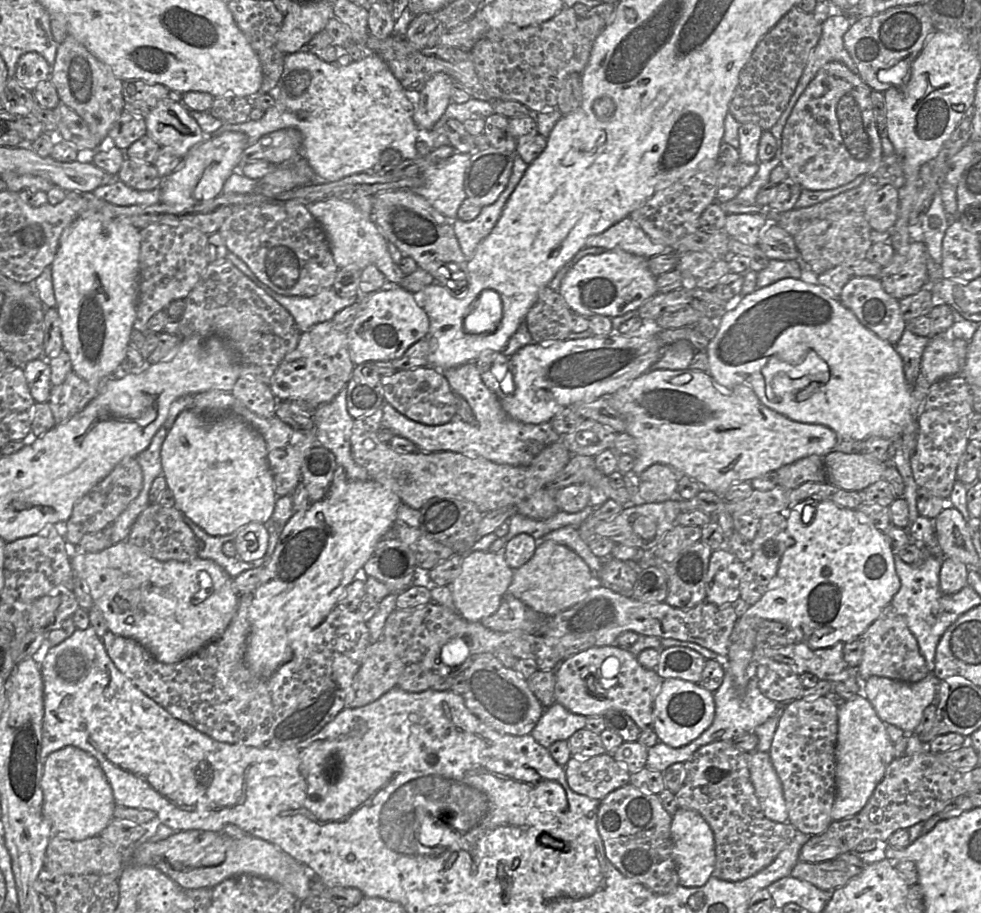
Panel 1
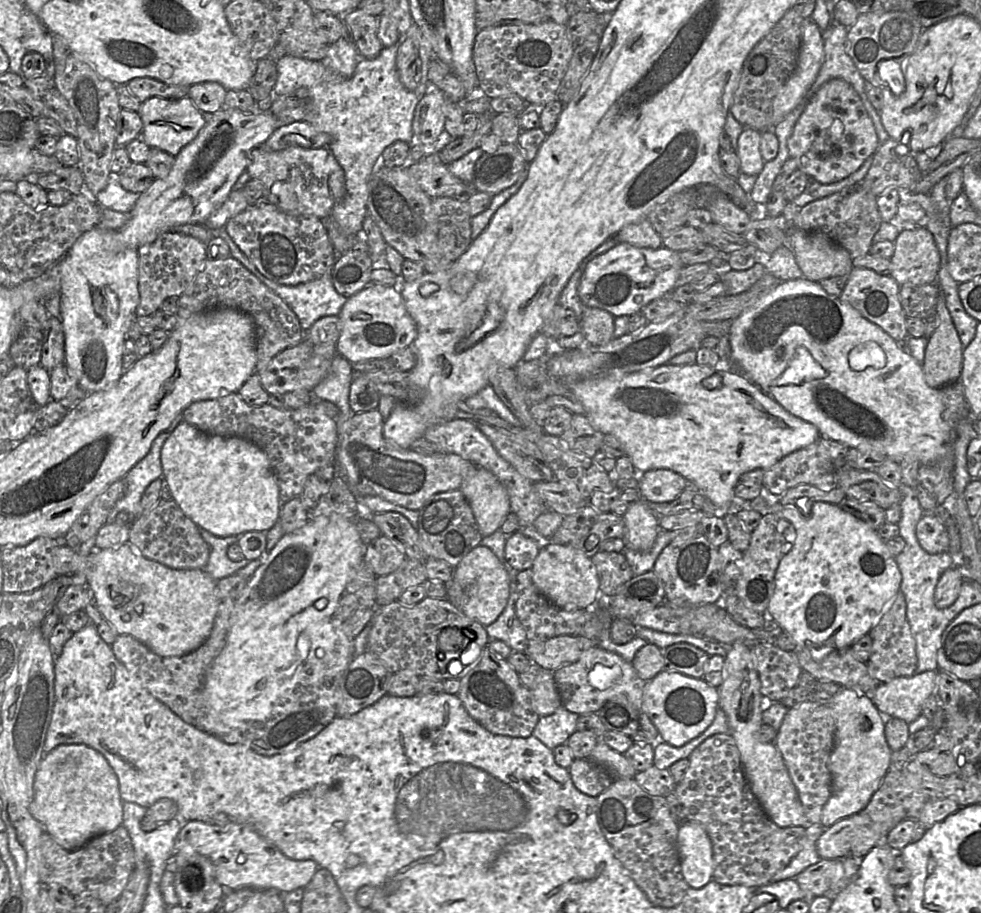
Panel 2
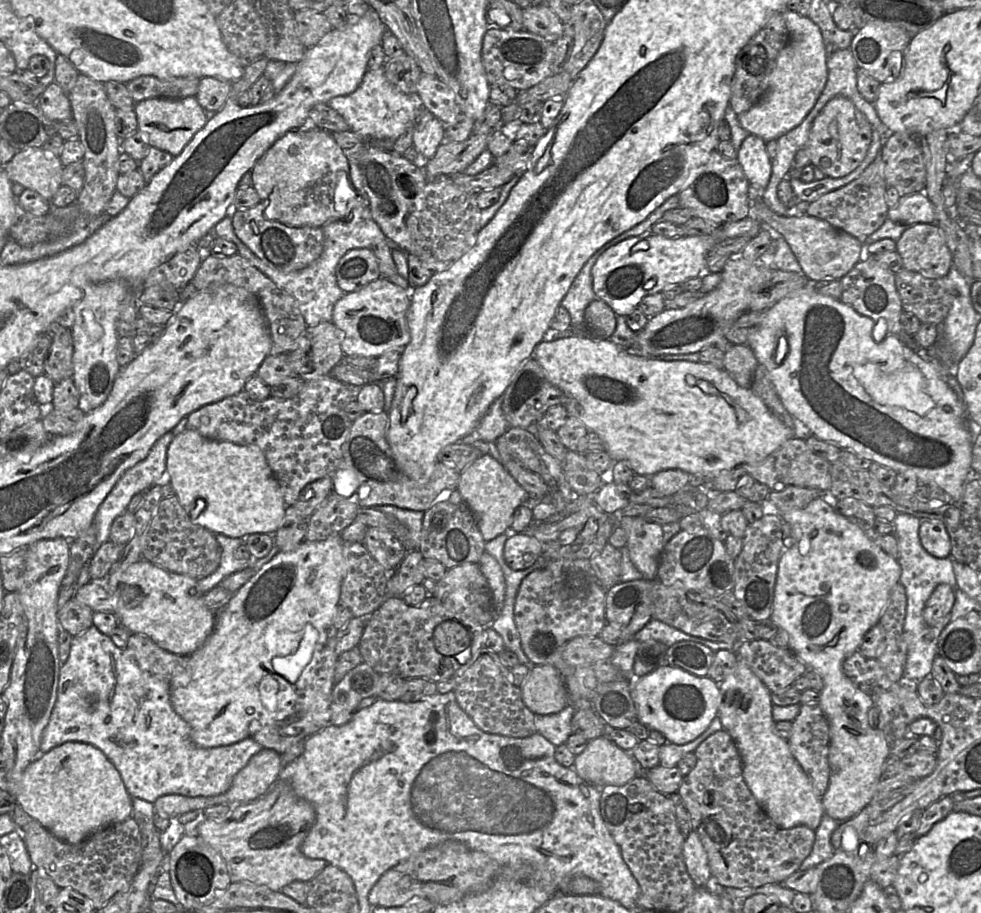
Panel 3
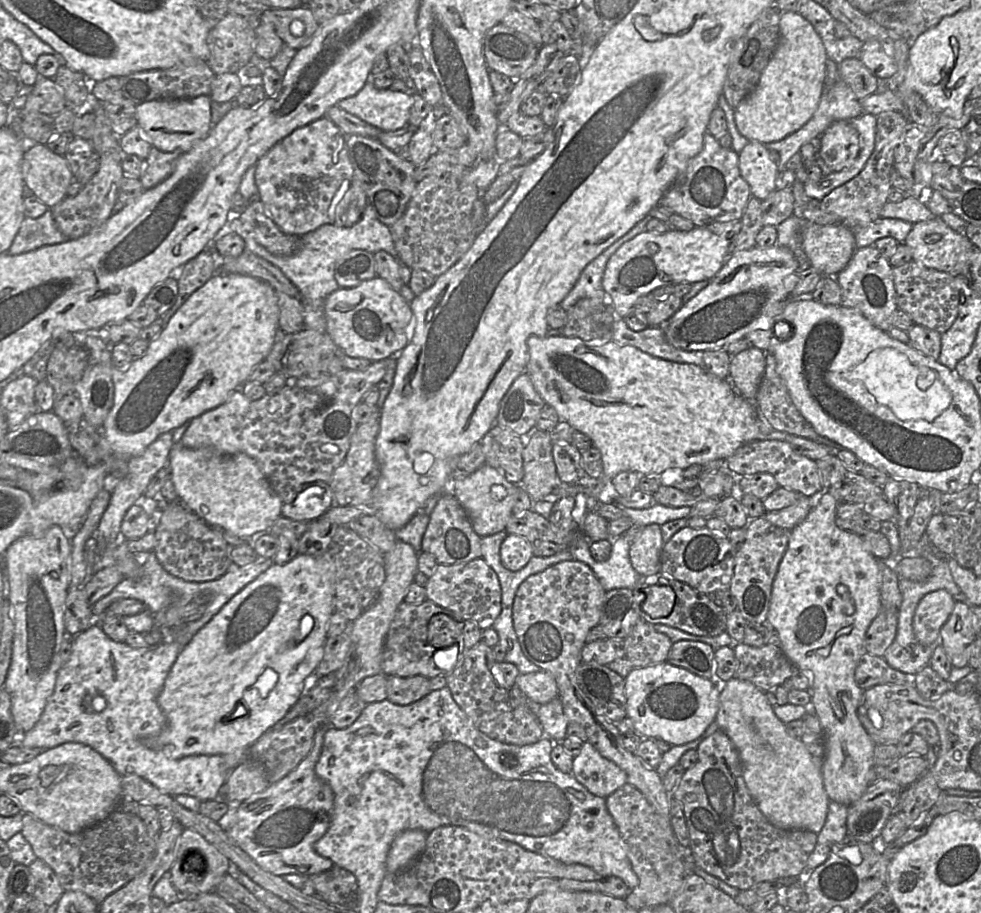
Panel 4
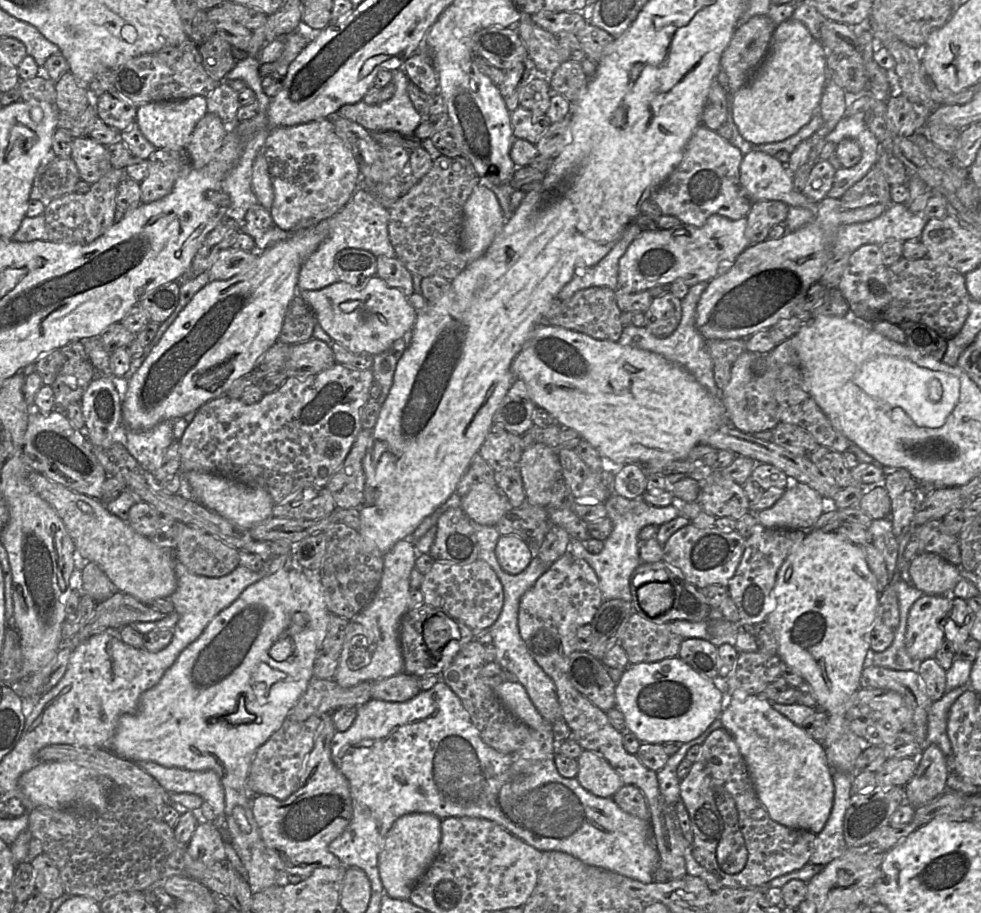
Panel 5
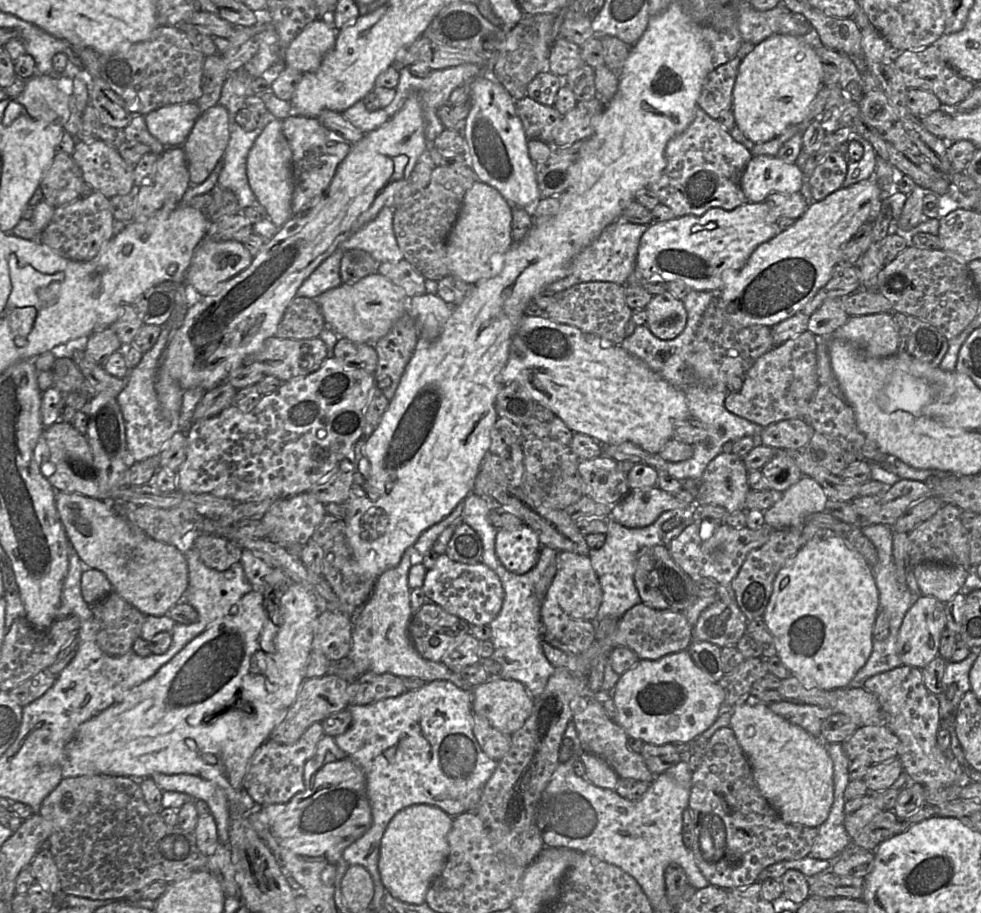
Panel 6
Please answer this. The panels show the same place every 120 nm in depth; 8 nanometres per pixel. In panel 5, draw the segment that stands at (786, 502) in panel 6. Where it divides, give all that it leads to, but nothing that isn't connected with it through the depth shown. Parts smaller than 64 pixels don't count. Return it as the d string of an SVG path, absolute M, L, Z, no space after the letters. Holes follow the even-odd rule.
M792 482L769 509L755 513L768 528L810 530L829 507L829 502L804 483Z

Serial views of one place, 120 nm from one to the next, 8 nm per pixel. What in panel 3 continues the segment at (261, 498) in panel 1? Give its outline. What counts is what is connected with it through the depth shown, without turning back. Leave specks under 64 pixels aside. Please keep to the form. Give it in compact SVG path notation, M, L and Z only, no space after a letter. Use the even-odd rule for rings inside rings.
M185 429L168 446L166 473L175 496L190 519L212 533L244 541L252 533L274 537L282 524L286 503L281 486L256 446L215 441Z

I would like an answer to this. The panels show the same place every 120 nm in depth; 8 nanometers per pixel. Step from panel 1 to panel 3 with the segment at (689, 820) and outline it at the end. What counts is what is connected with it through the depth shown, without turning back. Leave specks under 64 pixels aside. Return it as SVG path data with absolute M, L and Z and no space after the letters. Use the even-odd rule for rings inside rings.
M694 830L684 840L683 858L687 872L695 886L708 886L708 880L711 877L708 855L699 835Z

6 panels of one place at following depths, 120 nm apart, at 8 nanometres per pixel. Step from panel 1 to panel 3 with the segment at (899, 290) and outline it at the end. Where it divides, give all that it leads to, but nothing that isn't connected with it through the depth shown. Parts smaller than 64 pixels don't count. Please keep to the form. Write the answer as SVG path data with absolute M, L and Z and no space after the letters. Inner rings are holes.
M936 223L914 224L906 227L896 249L902 259L904 269L917 272L927 278L945 277L952 265L952 255L946 244L943 231Z

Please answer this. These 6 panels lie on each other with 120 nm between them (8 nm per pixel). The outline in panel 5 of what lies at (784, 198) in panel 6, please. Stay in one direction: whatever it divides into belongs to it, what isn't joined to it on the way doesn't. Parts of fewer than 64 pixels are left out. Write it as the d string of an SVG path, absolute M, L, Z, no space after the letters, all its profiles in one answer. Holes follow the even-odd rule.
M782 201L753 202L746 216L747 225L745 229L745 236L750 245L766 240L773 226L785 222L788 211L789 206Z

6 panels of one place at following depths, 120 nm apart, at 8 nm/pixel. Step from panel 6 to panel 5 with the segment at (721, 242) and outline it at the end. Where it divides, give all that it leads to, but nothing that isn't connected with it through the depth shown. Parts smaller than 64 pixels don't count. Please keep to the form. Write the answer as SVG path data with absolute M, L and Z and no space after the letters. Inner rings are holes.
M713 214L702 227L682 223L675 228L642 231L619 260L618 289L635 293L675 281L683 281L689 288L709 282L731 266L750 246L745 236L746 225L746 217L731 220Z

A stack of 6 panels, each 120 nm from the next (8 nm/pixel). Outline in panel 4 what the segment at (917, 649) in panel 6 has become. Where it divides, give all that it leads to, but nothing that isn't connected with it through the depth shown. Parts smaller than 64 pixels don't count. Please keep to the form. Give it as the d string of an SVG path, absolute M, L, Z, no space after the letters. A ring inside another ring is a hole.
M944 589L926 594L918 603L913 616L913 632L922 645L930 645L940 637L940 630L955 605L953 596Z

